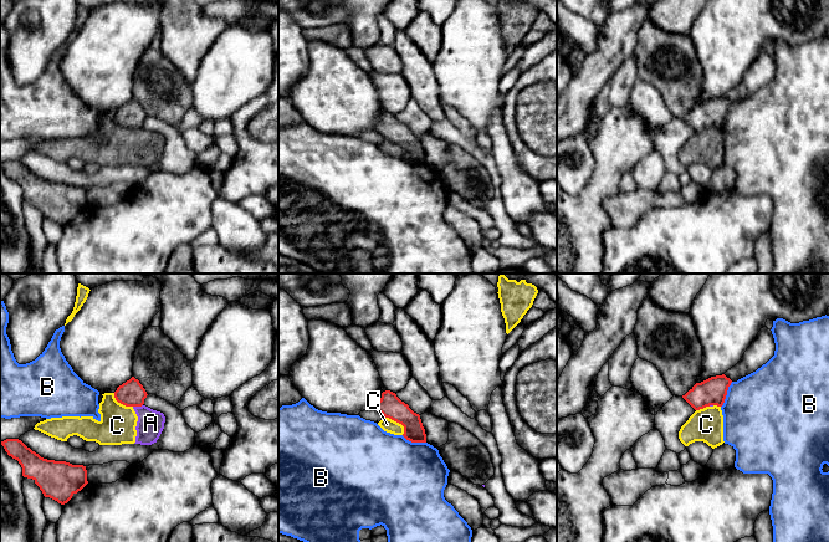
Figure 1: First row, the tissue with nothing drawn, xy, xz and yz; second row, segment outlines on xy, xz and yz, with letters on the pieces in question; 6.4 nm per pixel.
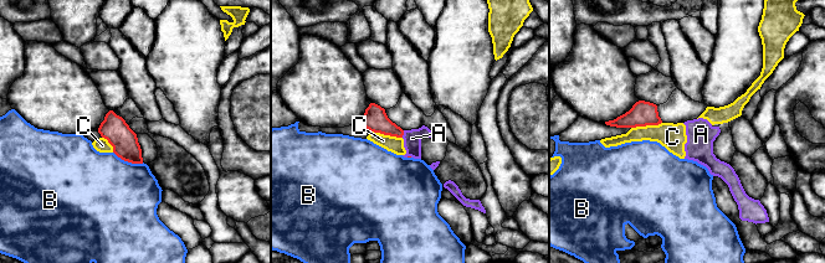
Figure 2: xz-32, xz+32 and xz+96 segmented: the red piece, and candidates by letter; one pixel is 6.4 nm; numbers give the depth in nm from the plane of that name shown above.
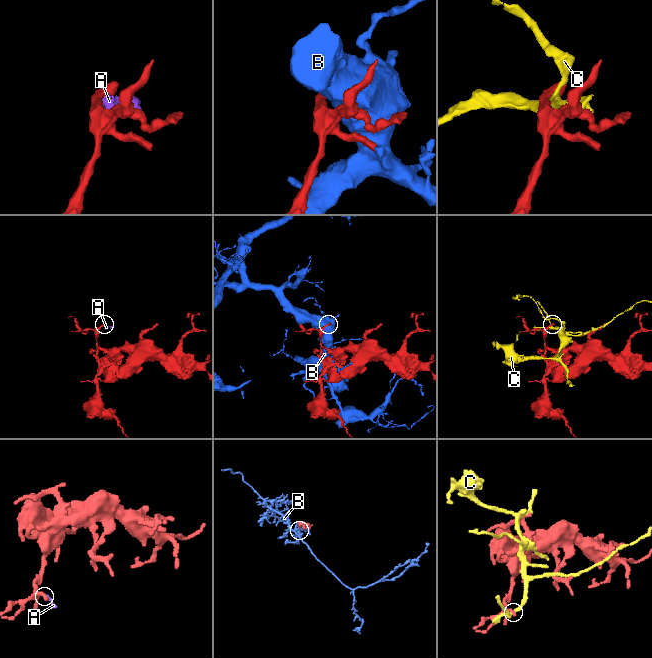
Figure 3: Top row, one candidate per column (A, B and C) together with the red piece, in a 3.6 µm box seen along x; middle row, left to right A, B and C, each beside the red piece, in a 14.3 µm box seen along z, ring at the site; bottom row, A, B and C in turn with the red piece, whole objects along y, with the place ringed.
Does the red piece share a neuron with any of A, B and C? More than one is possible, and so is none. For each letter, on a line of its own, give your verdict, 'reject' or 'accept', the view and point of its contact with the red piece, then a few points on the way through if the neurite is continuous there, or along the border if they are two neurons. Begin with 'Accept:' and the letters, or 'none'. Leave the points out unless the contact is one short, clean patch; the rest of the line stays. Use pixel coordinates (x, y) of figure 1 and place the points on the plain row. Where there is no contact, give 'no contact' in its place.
Accept: none
A: reject | xy (137, 127) | along xy (142, 126), (133, 128)
B: reject | yz (726, 116)
C: reject | xz (397, 143)

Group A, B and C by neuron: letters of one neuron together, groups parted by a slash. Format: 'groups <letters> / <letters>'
groups A C / B

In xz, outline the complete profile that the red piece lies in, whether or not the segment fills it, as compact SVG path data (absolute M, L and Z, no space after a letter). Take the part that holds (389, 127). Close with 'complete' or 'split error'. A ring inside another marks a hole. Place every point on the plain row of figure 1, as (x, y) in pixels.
M385 112L375 127L375 132L404 148L403 158L411 164L426 164L426 155L420 137L401 123L395 114Z; complete

